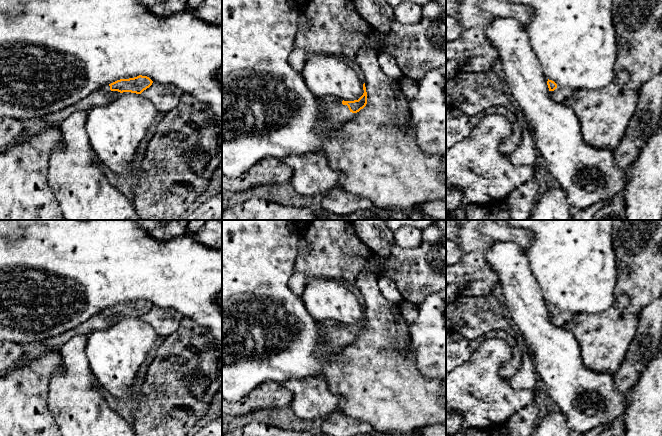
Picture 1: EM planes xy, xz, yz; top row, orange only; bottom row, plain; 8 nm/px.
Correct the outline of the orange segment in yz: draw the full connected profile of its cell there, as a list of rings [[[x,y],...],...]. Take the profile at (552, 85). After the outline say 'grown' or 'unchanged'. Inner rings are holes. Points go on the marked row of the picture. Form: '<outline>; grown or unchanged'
[[[547,79],[547,85],[549,88],[550,97],[558,103],[564,102],[564,100],[574,91],[571,88],[560,87],[554,81],[549,79]]]; grown

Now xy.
[[[142,75],[129,79],[120,79],[92,92],[76,104],[47,115],[42,119],[47,122],[61,124],[62,121],[75,111],[88,111],[92,107],[106,105],[117,99],[123,92],[141,94],[144,90],[149,88],[152,83],[153,81],[149,77]]]; grown

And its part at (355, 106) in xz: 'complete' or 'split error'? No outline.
split error

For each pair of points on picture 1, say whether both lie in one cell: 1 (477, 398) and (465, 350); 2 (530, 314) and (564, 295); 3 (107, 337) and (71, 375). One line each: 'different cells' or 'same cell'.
1: different cells
2: different cells
3: different cells

